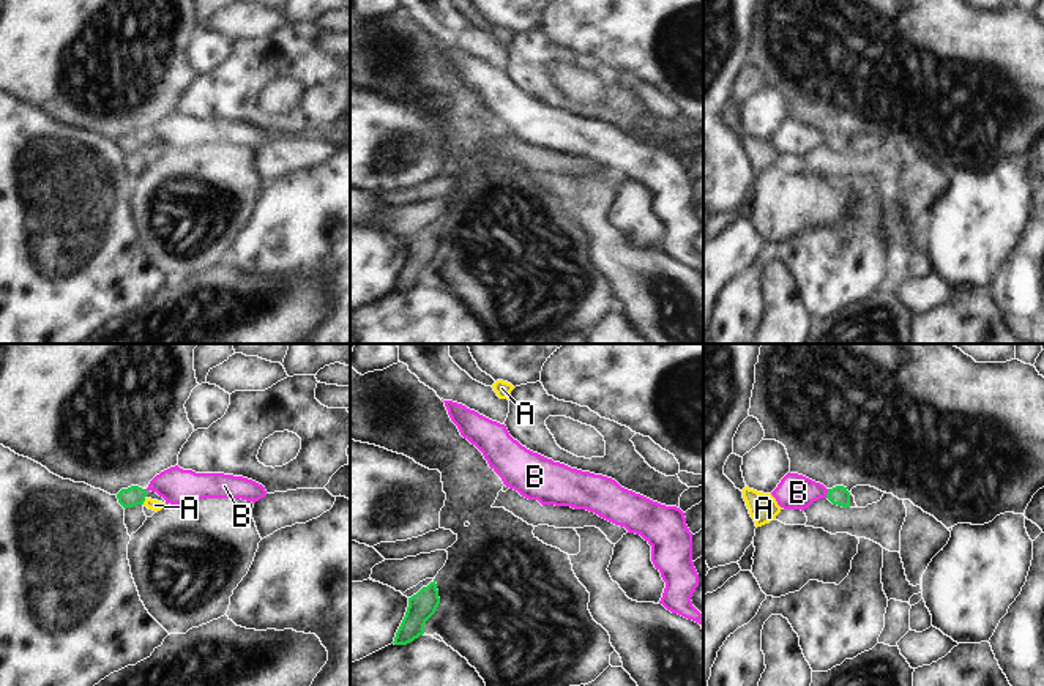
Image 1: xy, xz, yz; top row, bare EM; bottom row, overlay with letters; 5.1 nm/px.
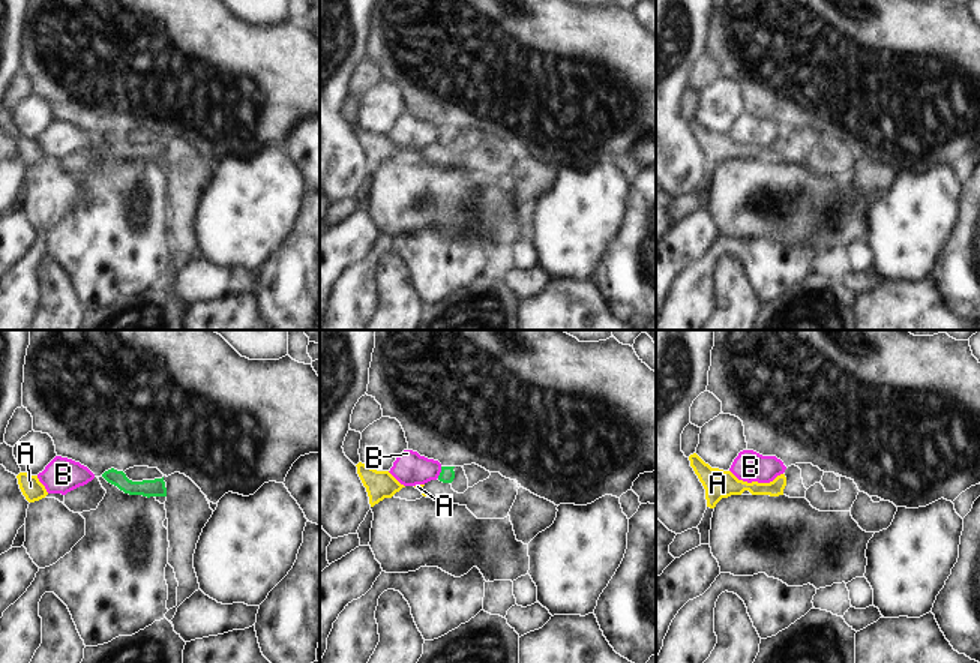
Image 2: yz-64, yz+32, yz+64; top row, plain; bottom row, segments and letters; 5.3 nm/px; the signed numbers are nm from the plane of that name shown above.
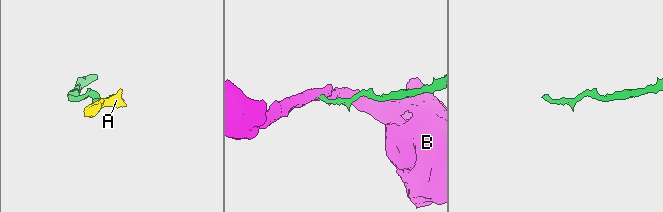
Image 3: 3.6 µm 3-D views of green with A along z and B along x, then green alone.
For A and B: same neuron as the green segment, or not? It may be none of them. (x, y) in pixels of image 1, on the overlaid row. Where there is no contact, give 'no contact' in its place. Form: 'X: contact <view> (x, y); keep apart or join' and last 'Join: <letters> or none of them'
A: contact xy (144, 500); join
B: contact yz (827, 494); keep apart
Join: A

